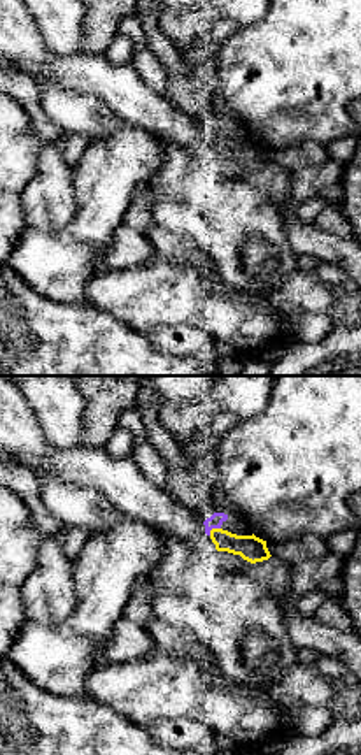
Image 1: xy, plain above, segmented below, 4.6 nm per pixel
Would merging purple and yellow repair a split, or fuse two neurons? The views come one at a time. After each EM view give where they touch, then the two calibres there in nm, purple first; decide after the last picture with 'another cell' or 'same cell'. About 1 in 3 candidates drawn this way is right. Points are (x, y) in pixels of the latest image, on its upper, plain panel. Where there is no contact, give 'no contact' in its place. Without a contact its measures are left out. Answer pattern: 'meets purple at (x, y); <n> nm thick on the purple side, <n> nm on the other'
meets purple at (212, 134); 70 nm thick on the purple side, 120 nm on the other

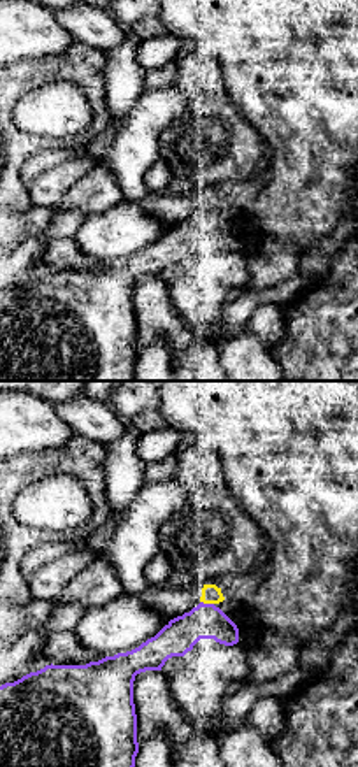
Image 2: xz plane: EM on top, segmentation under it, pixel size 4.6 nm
meets purple at (207, 211); 160 nm thick on the purple side, 90 nm on the other

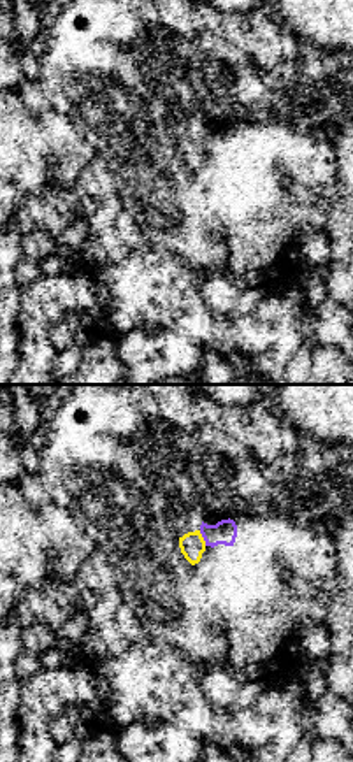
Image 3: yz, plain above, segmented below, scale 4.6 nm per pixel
meets purple at (202, 143); 110 nm thick on the purple side, 120 nm on the other

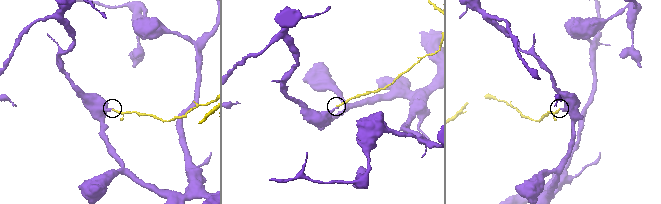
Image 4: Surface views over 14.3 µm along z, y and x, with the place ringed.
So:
another cell

